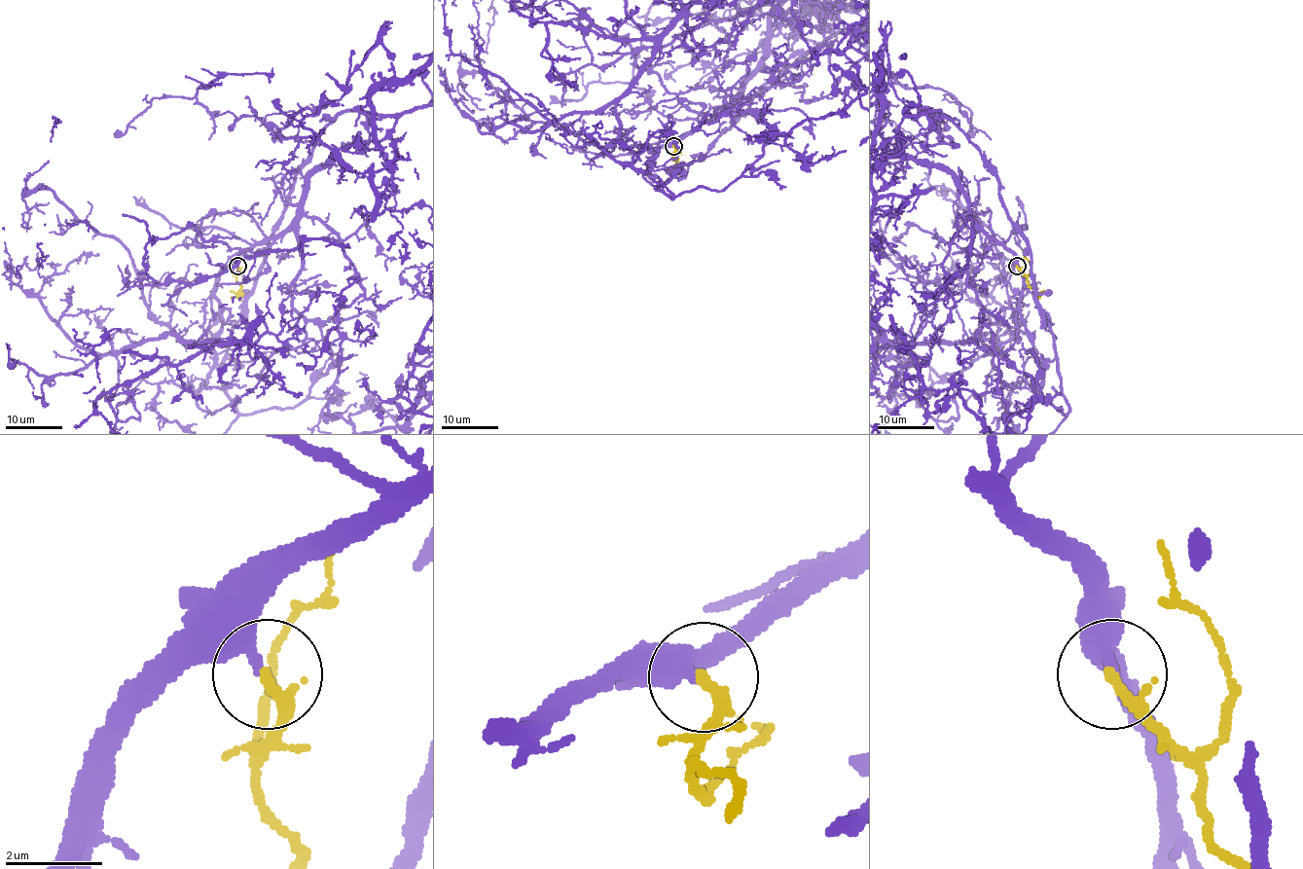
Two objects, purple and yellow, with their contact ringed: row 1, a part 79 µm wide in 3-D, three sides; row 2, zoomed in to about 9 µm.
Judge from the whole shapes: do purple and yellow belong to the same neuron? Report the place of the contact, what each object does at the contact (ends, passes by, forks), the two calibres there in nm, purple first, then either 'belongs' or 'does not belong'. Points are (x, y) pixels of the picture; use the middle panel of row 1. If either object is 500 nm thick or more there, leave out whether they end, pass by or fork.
place (673, 146); purple ends; yellow ends; calibres 320 and 240 nm; belongs

